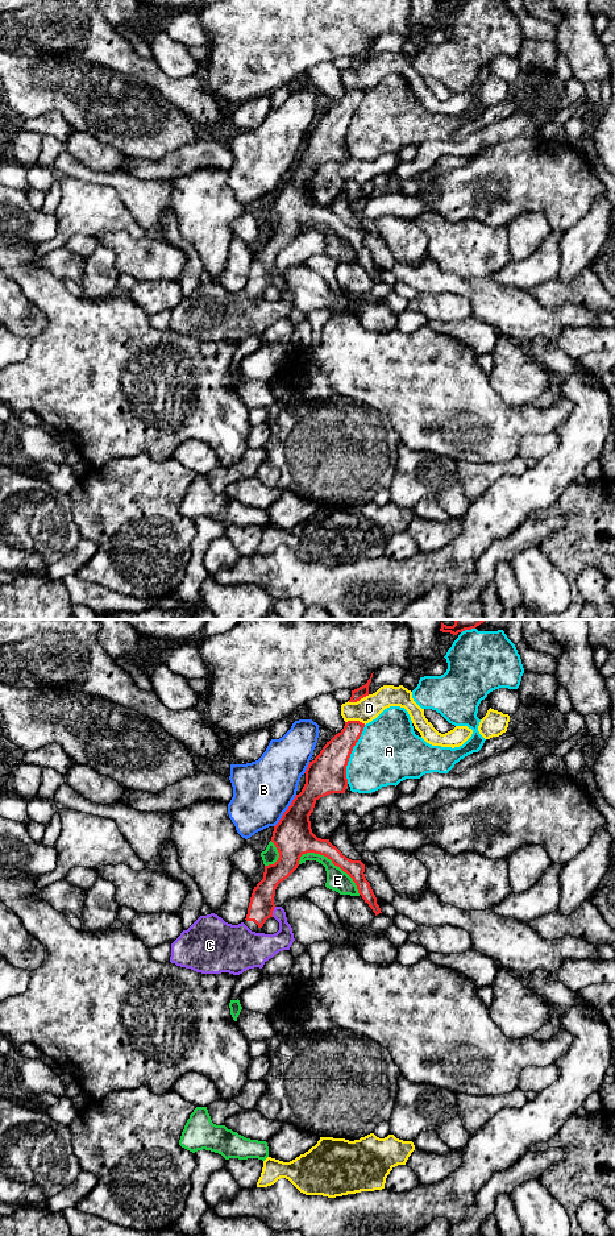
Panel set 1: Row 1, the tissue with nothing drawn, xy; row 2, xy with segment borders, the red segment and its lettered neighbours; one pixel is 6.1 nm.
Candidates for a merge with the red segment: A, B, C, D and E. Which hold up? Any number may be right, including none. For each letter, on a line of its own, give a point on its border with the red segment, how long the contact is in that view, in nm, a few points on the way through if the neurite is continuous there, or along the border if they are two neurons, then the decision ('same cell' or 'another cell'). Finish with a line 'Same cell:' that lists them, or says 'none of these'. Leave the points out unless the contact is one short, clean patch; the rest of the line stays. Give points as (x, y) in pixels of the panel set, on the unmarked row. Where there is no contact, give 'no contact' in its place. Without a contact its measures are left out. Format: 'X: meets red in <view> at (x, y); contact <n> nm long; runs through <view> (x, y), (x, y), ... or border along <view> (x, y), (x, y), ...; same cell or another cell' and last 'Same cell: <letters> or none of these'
A: meets red in xy at (350, 120); contact 380 nm long; another cell
B: meets red in xy at (286, 178); contact 240 nm long; another cell
C: meets red in xy at (271, 280); contact 70 nm long; runs through xy (261, 273), (271, 280), (282, 299), (254, 316); same cell
D: meets red in xy at (358, 67); contact 140 nm long; another cell
E: meets red in xy at (333, 231); contact 440 nm long; another cell
Same cell: C

